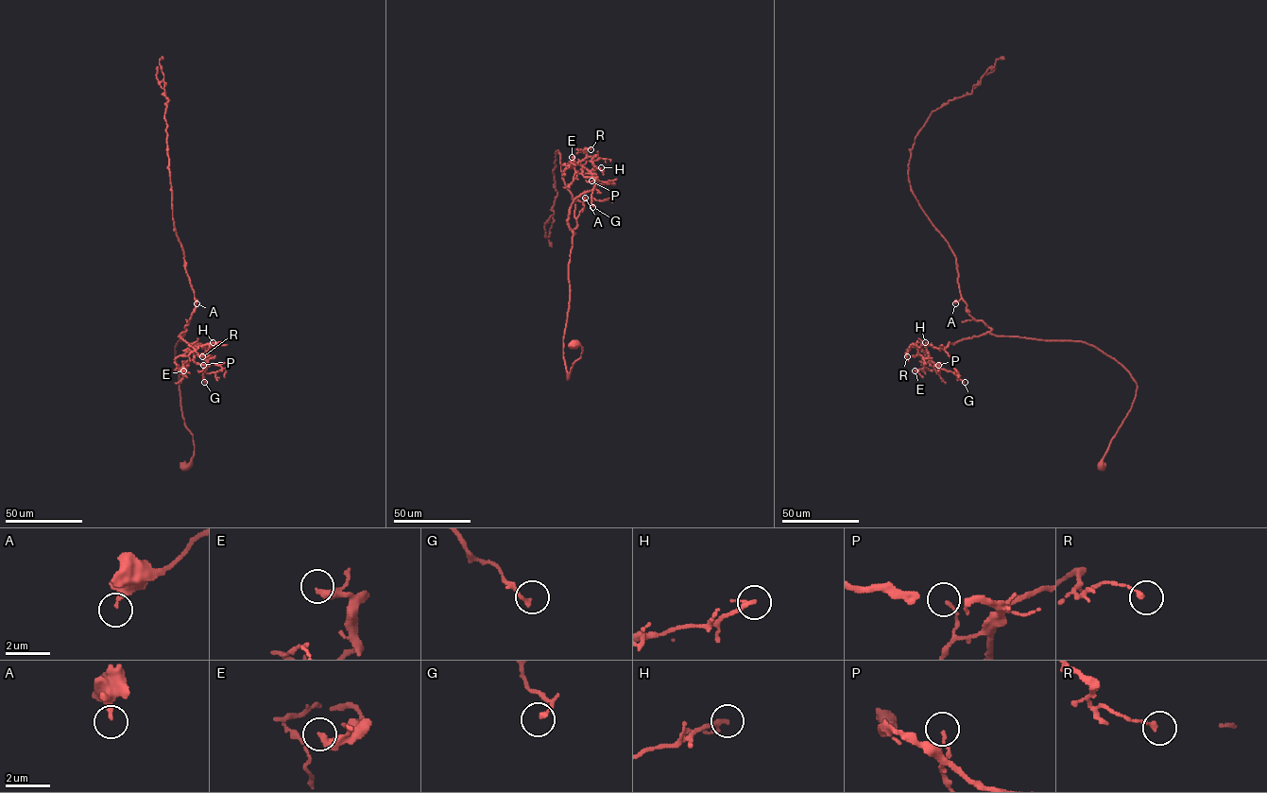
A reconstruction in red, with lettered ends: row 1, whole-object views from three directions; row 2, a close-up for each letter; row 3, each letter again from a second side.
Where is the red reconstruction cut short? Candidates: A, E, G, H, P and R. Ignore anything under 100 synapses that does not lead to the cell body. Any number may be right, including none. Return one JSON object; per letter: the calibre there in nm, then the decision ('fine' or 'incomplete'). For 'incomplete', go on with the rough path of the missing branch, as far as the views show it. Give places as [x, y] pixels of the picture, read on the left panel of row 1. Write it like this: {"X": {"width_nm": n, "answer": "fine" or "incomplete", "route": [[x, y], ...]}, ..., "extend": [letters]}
{"A": {"width_nm": 240, "answer": "fine"}, "E": {"width_nm": 320, "answer": "fine"}, "G": {"width_nm": 160, "answer": "fine"}, "H": {"width_nm": 220, "answer": "fine"}, "P": {"width_nm": 120, "answer": "fine"}, "R": {"width_nm": 200, "answer": "fine"}, "extend": []}

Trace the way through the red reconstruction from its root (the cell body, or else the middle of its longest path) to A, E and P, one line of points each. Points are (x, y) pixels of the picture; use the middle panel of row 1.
A: (573, 344), (579, 345), (582, 352), (567, 379), (563, 336), (570, 299), (568, 263), (573, 232), (585, 198)
E: (573, 344), (582, 352), (567, 379), (568, 215), (595, 184), (572, 157)
P: (573, 344), (582, 352), (567, 379), (567, 220), (573, 201), (594, 186), (581, 169), (591, 181)

